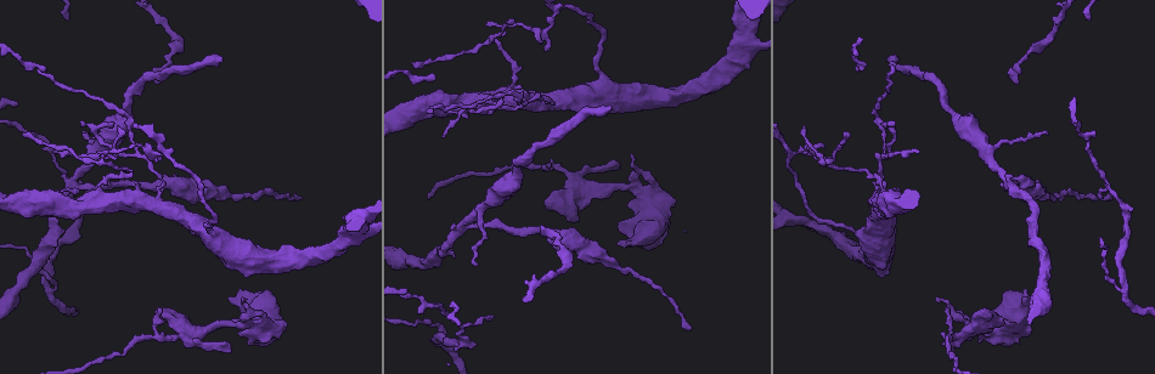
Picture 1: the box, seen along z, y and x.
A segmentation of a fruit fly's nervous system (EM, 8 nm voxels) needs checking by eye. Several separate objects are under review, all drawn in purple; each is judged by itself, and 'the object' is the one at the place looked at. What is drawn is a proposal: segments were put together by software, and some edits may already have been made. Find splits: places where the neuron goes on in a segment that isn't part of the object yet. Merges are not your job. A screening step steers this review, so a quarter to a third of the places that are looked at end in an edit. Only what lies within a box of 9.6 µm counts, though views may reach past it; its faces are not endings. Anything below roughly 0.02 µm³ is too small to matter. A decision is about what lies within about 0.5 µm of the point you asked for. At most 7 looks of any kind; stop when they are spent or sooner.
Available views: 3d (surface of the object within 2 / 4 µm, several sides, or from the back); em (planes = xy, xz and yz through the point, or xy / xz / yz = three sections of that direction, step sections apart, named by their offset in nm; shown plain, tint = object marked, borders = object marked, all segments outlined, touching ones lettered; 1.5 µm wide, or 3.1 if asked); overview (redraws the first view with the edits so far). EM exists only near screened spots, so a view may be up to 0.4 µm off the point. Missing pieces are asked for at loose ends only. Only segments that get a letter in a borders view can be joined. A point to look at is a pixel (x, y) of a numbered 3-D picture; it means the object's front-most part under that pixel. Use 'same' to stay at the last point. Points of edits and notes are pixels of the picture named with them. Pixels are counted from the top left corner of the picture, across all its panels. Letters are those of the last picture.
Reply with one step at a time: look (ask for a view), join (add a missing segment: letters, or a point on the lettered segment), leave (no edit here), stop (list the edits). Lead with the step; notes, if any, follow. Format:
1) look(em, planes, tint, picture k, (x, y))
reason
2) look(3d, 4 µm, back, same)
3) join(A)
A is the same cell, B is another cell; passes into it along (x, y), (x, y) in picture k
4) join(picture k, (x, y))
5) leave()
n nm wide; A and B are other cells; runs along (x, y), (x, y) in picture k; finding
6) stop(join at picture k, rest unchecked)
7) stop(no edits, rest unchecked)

look(3d, 4 µm, picture 1, (222, 57))
long arm stops here

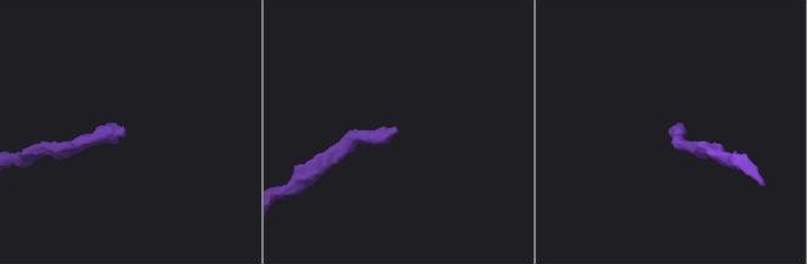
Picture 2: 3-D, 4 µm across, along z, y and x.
look(em, xy, step 8, tint, picture 2, (121, 129))
now the EM

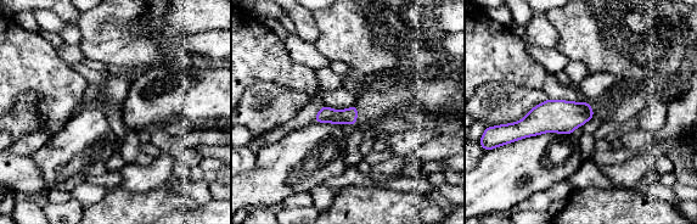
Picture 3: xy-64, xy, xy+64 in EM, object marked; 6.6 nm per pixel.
look(em, planes, borders, same)
cut it another way

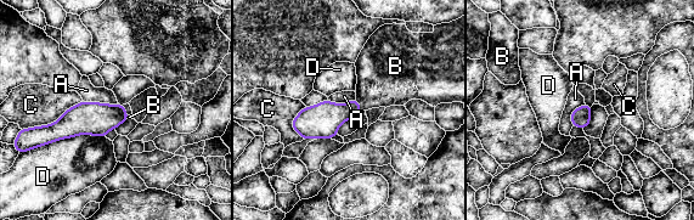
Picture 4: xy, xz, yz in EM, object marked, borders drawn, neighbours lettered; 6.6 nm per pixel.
join(B)
D touches over 440 nm; B is the same cell, A, C and D are other cells; passes into it along (325, 118), (359, 105), (385, 78) in picture 4; it goes on there

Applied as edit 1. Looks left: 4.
look(em, xy, step 8, borders, picture 1, (491, 316))
free end

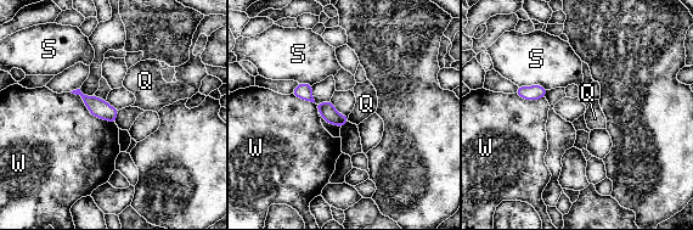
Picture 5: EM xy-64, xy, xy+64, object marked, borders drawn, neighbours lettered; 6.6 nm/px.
look(em, planes, borders, same)
cut it another way

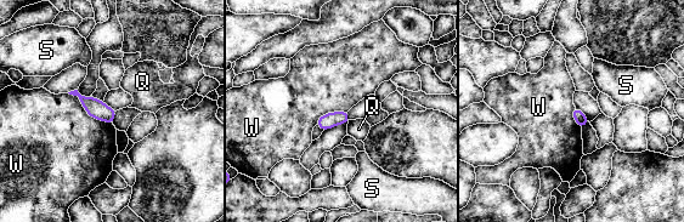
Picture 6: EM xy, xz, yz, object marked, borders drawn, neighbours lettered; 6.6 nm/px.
leave()
80 nm wide; Q, S and W are other cells; border along (68, 92), (91, 117), (112, 124) in picture 6; no lettered segment goes on from it

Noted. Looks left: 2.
look(3d, 2 µm, back, picture 1, (1028, 296))
free end

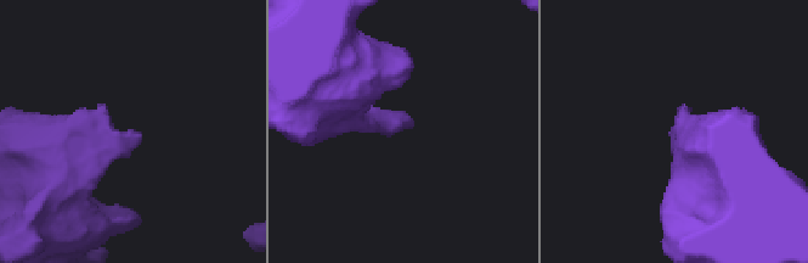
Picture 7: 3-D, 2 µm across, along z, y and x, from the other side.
look(em, planes, borders, picture 7, (406, 116))
now the EM

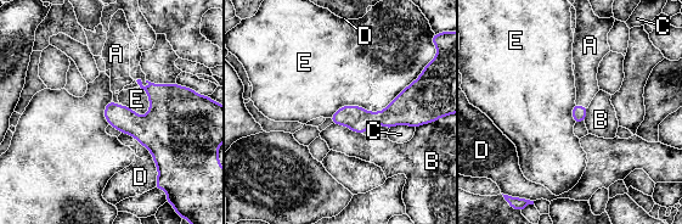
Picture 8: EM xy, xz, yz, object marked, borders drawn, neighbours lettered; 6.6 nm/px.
join(A)
A is the same cell, B, C, D and E are other cells; passes into it along (579, 113), (581, 106), (586, 70) in picture 8; the neuron continues

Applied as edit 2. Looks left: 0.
stop(join at picture 4, join at picture 8, rest unchecked)

